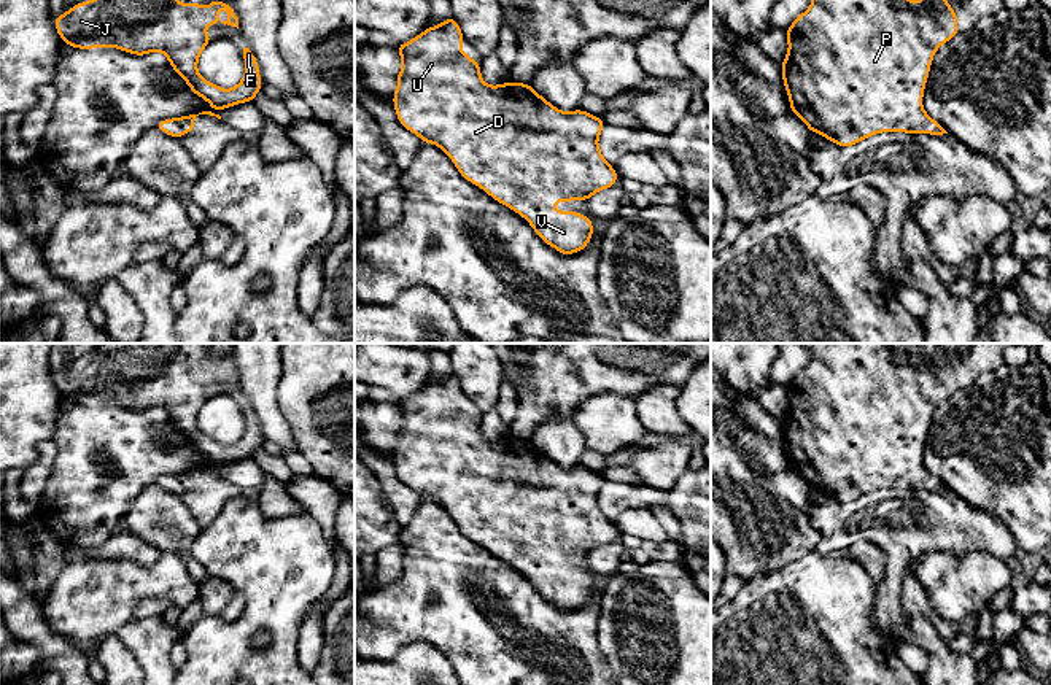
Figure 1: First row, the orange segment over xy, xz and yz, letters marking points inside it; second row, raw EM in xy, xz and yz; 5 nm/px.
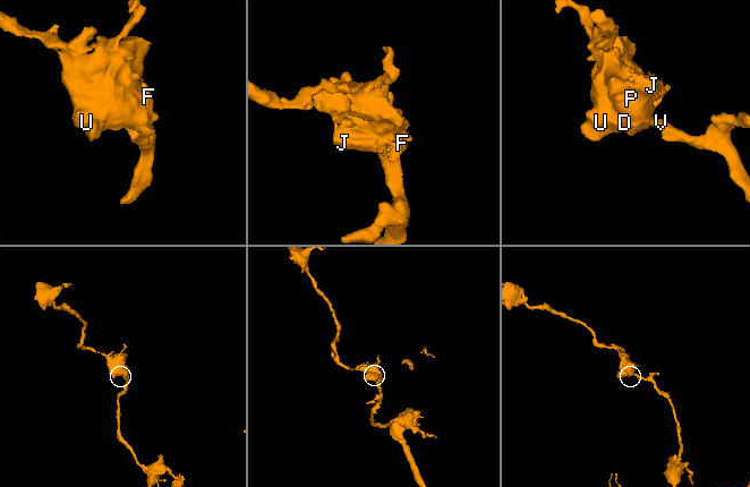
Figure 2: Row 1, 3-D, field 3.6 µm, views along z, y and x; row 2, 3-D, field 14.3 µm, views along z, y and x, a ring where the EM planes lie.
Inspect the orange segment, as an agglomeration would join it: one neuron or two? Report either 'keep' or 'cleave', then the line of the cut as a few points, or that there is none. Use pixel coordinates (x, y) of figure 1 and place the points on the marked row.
keep | no cut

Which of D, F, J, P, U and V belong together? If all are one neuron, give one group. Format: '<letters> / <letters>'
D F J P U V

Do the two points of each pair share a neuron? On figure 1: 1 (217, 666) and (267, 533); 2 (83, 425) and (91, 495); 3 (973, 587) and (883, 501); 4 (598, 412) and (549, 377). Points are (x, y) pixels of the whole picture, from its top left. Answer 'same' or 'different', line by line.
1: same
2: same
3: different
4: different

